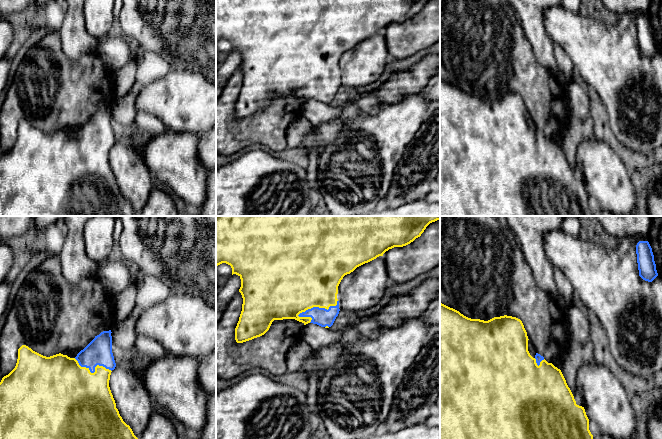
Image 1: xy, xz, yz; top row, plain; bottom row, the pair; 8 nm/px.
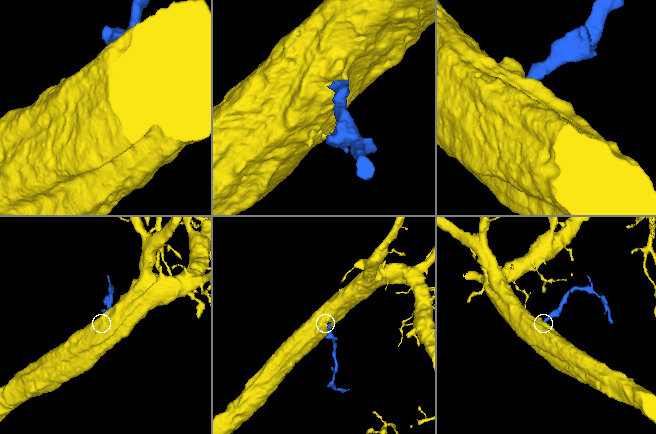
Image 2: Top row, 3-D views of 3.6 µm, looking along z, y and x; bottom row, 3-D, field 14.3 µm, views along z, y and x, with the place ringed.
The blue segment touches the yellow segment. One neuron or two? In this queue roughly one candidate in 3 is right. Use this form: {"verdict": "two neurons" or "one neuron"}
{"verdict": "one neuron"}

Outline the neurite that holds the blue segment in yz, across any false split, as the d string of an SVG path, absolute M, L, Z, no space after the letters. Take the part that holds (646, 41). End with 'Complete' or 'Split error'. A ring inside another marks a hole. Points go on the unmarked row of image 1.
M639 17L636 21L639 52L648 58L652 58L657 52L656 40L652 24L648 17Z. Complete

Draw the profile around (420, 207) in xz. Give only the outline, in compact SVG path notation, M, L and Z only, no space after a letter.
M424 199L403 204L397 208L388 207L359 216L440 216L440 203L427 203Z

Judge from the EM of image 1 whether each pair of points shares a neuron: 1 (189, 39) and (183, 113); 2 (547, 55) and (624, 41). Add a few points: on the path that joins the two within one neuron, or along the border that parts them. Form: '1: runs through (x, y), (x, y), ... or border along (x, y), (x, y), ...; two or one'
1: border along (171, 67), (195, 71), (205, 78); two
2: border along (543, 22), (545, 32), (553, 43); two

